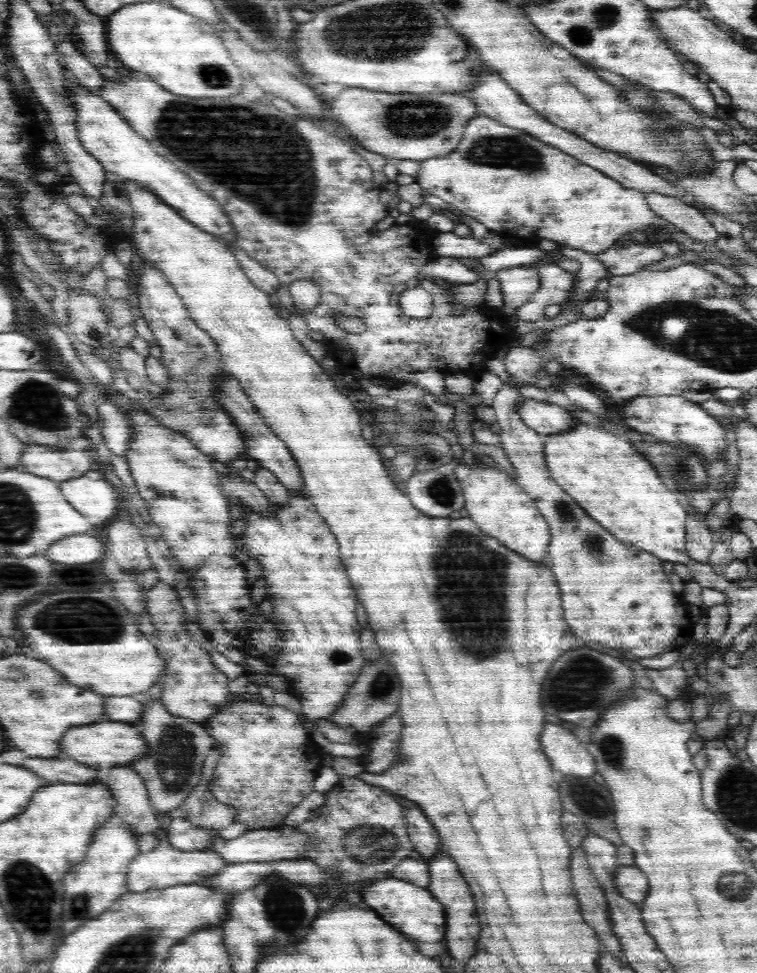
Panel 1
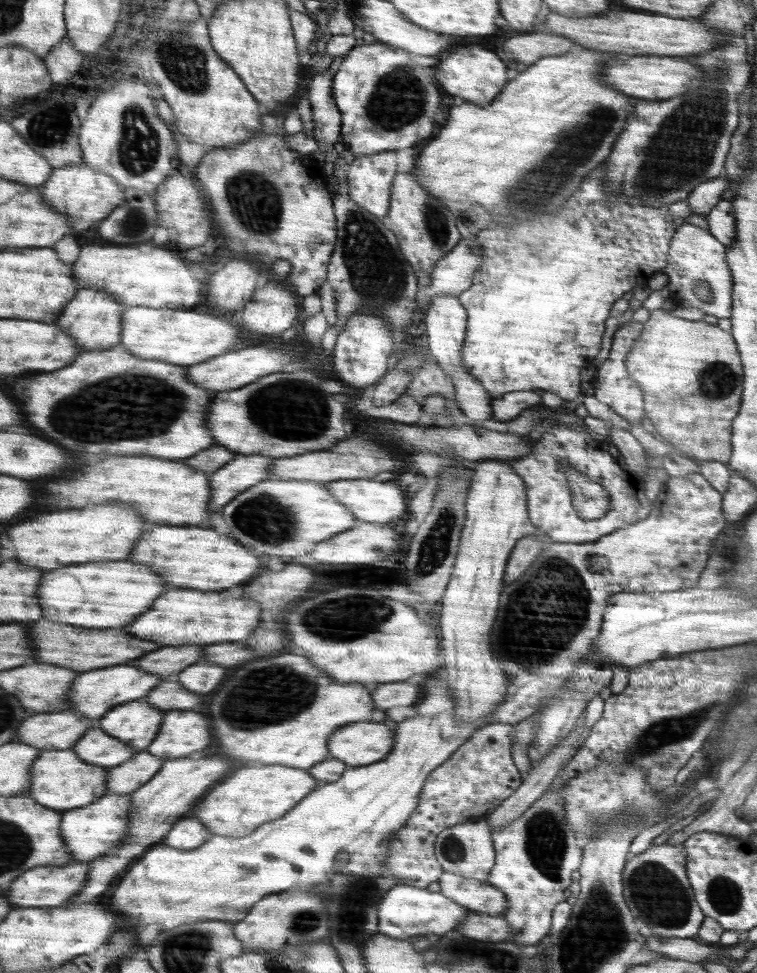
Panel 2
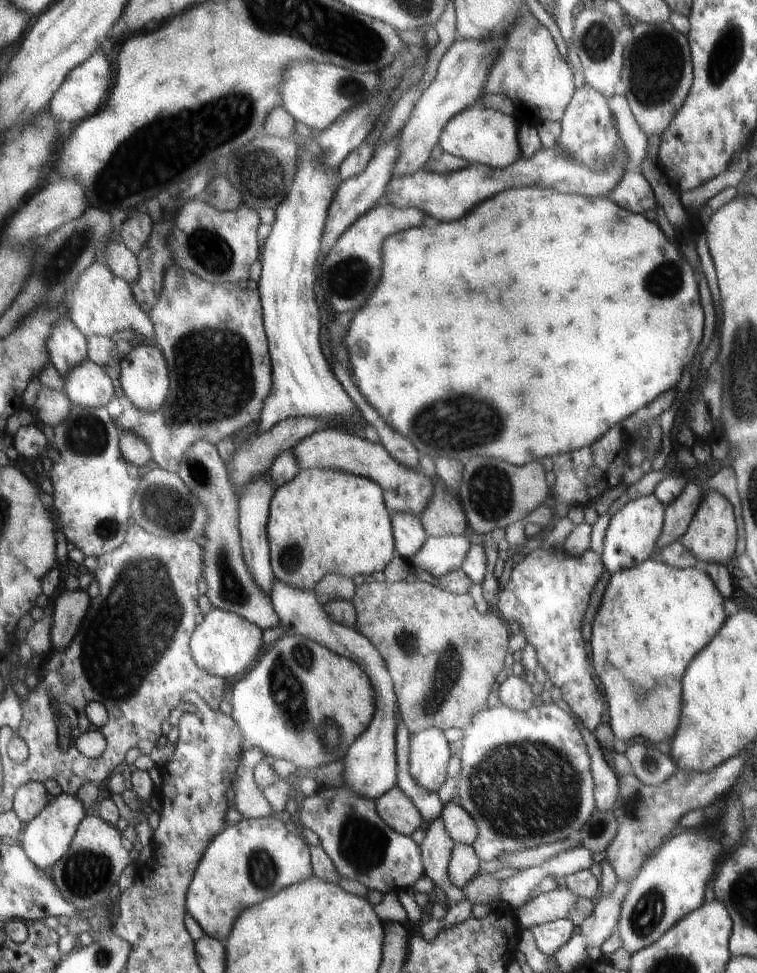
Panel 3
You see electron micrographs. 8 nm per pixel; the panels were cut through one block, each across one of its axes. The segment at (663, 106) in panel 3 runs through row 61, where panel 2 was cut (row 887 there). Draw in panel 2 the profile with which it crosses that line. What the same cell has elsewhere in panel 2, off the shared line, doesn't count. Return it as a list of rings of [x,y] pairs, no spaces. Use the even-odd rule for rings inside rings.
[[[668,844],[650,846],[646,851],[632,855],[626,863],[622,880],[625,880],[626,904],[638,922],[646,923],[651,932],[660,937],[692,938],[704,921],[705,914],[695,899],[686,872],[684,845]]]

